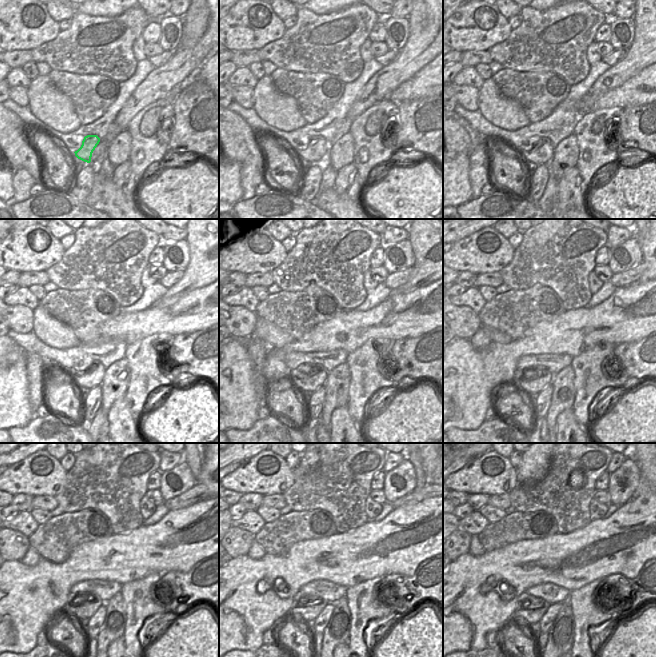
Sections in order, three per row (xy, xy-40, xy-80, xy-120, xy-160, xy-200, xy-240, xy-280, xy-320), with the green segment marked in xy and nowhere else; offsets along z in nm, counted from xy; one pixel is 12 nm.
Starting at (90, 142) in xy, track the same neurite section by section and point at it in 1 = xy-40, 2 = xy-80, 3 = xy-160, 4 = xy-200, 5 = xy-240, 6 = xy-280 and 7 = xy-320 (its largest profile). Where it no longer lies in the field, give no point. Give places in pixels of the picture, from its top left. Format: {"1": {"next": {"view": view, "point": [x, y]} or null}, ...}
{"1": {"next": {"view": "xy-40", "point": [316, 152]}}, "2": {"next": {"view": "xy-80", "point": [543, 150]}}, "3": {"next": {"view": "xy-160", "point": [317, 375]}}, "4": {"next": {"view": "xy-200", "point": [537, 380]}}, "5": {"next": {"view": "xy-240", "point": [83, 608]}}, "6": {"next": {"view": "xy-280", "point": [310, 607]}}, "7": {"next": {"view": "xy-320", "point": [534, 608]}}}

